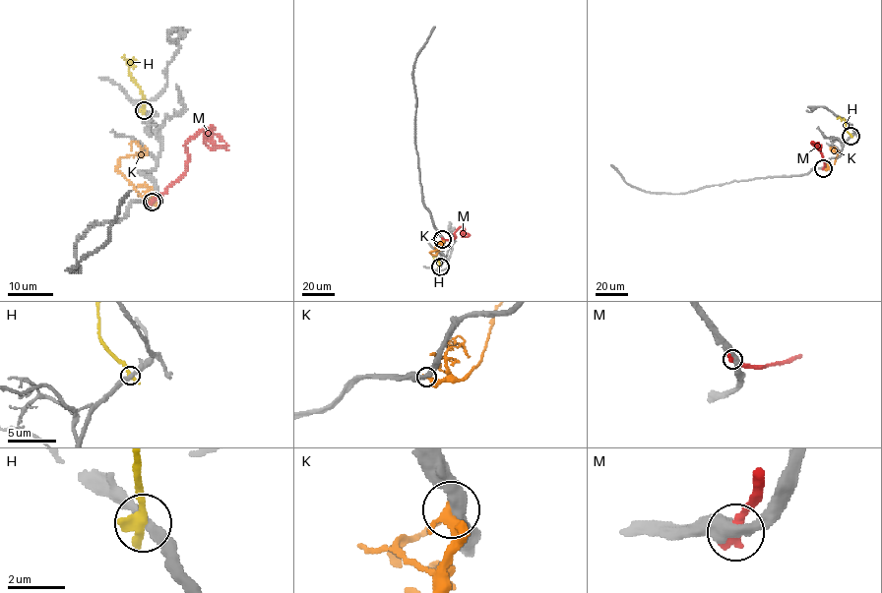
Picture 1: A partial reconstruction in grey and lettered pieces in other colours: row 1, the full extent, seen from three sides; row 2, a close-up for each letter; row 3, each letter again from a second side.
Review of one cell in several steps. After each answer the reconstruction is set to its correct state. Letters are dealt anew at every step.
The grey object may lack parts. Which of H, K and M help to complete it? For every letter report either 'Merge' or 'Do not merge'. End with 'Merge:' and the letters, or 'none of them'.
H: Do not merge
K: Do not merge
M: Do not merge
Merge: none of them

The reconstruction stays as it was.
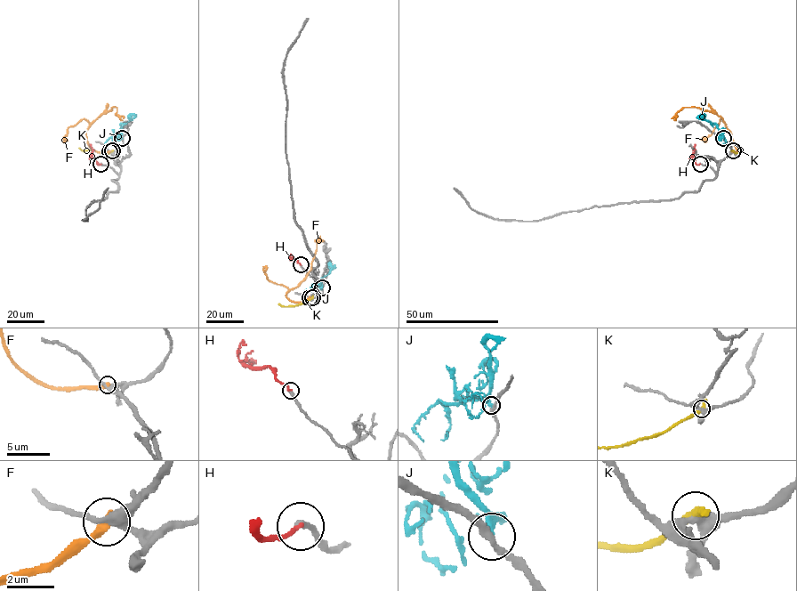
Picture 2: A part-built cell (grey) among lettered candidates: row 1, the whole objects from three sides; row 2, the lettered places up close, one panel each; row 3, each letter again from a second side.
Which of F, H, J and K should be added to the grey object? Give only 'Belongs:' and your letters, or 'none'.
Belongs: H

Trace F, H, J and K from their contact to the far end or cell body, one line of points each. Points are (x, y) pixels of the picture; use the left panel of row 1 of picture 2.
F: (109, 151), (94, 150), (89, 146), (86, 131), (112, 108), (116, 108), (116, 115), (124, 118)
H: (100, 164), (98, 165), (91, 156), (90, 144)
J: (122, 138), (121, 125), (132, 120), (128, 118), (130, 114)
K: (112, 150), (103, 153), (78, 148)

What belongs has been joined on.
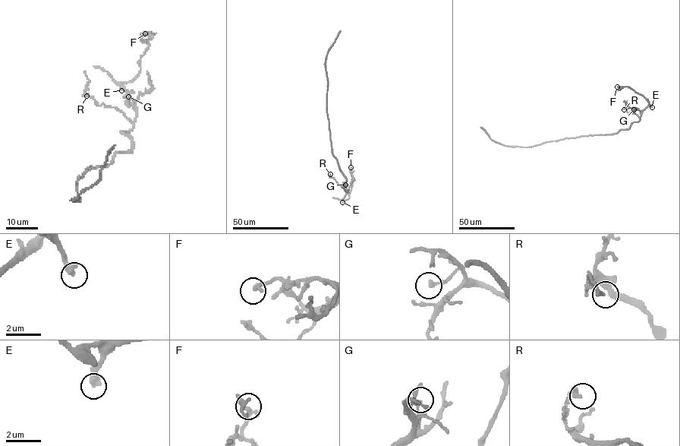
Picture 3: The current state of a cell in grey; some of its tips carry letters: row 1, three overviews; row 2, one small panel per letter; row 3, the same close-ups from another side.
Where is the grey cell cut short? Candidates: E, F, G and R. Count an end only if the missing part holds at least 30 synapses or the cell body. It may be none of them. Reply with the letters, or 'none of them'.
E

